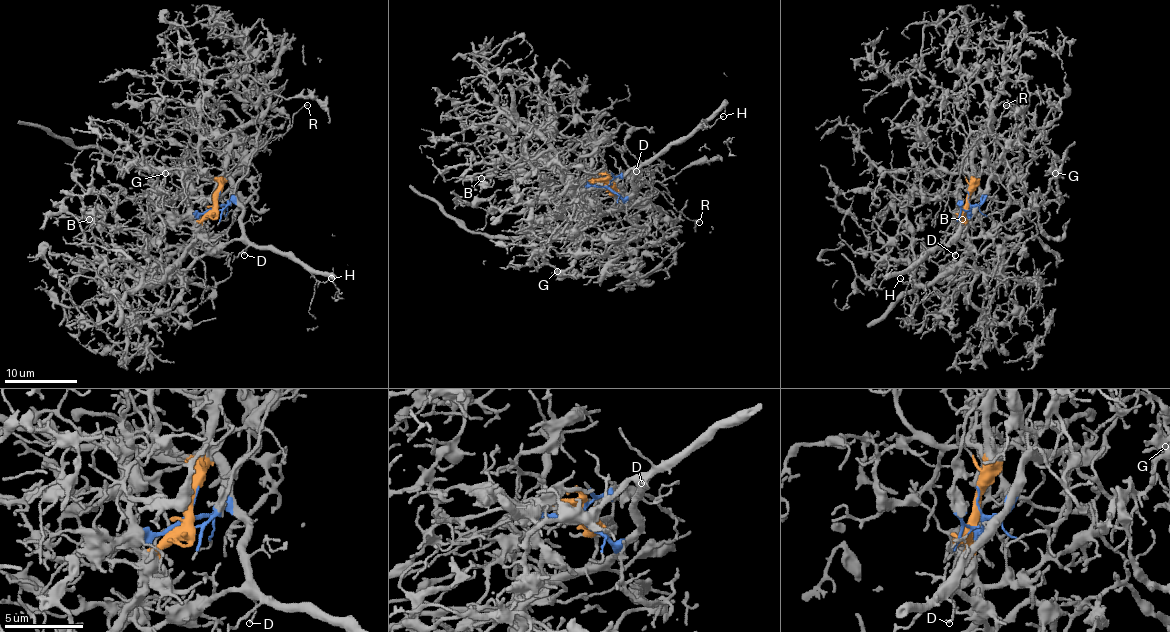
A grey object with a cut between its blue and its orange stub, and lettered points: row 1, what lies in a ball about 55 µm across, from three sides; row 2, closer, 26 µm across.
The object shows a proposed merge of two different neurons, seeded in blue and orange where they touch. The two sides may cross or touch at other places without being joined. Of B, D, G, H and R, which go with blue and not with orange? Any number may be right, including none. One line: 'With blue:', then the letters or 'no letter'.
With blue: D, H, R

